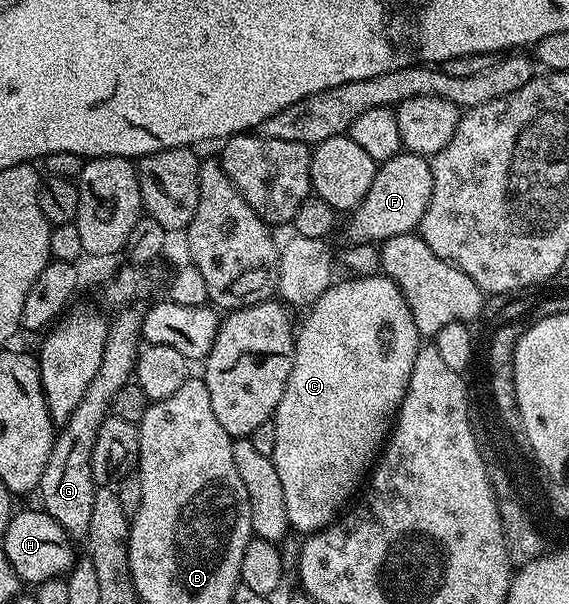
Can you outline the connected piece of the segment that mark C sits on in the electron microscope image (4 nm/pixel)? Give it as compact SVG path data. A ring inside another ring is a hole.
M378 272L371 276L346 277L346 282L334 281L331 286L312 306L308 307L306 316L295 330L293 340L293 367L291 376L287 380L287 388L283 392L283 400L279 400L277 412L271 421L275 426L275 448L272 460L275 468L279 472L279 484L283 484L283 496L287 500L287 520L294 531L298 530L301 536L316 534L318 530L325 529L342 513L345 501L356 492L362 489L367 475L372 471L387 439L395 425L397 411L401 408L401 401L405 398L405 393L411 380L411 372L415 368L415 356L423 345L423 336L415 328L415 316L411 316L411 308L407 308L407 300L403 292L393 279L385 277Z

